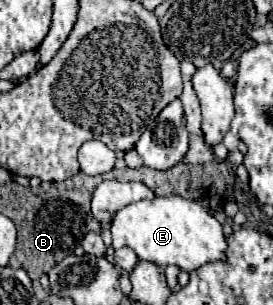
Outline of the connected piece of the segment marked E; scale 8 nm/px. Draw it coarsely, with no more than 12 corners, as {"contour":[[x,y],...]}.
{"contour":[[156,196],[120,208],[112,248],[186,272],[224,260],[220,222]]}

